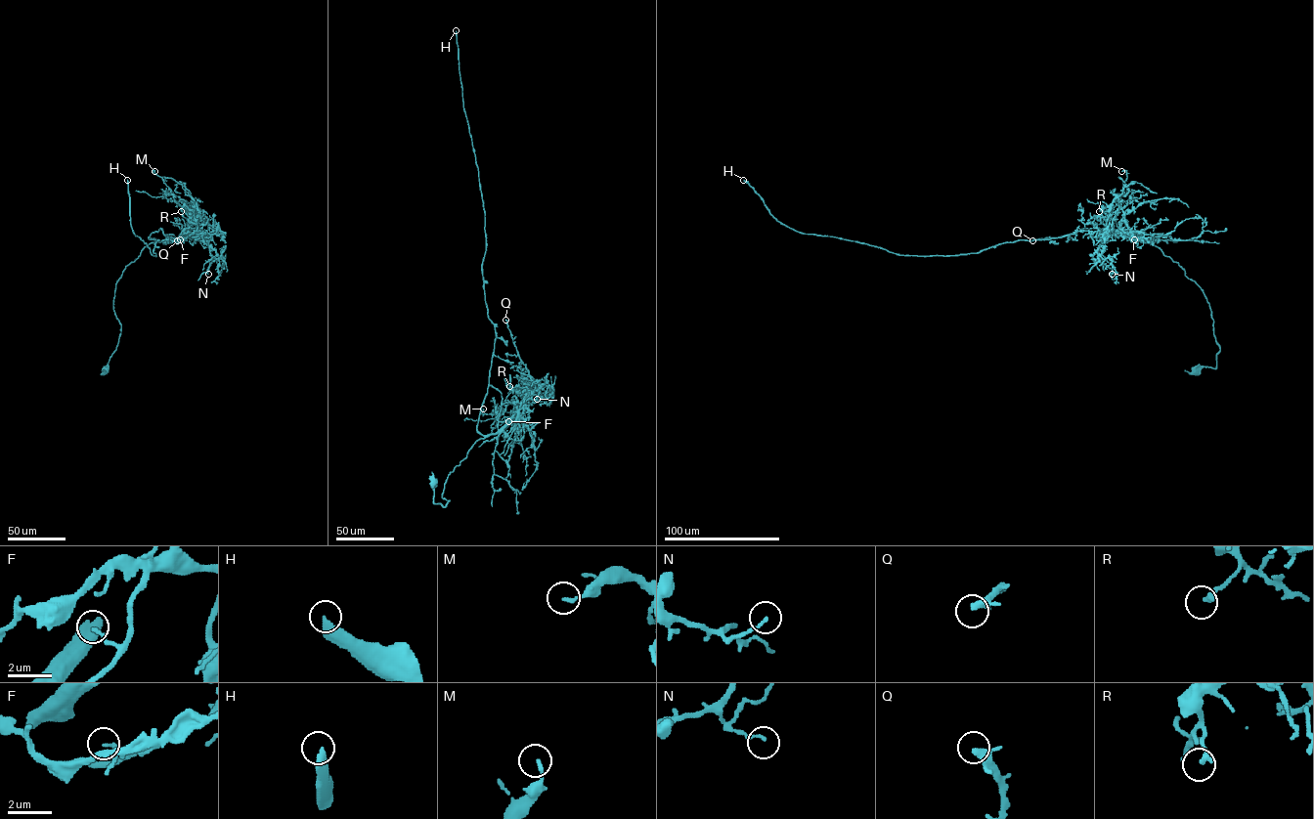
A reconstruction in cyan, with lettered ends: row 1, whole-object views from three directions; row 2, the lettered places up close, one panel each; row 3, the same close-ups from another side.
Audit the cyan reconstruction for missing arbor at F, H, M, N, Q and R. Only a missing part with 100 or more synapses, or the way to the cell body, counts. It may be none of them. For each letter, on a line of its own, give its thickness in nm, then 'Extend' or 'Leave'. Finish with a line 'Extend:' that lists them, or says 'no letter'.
F: Thickness 160 nm. Leave
H: Thickness 360 nm. Extend
M: Thickness 140 nm. Leave
N: Thickness 130 nm. Leave
Q: Thickness 260 nm. Leave
R: Thickness 240 nm. Leave
Extend: H

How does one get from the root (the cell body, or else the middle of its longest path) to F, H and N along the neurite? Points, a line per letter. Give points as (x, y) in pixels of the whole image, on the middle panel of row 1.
F: (434, 484), (434, 502), (445, 507), (449, 473), (477, 440), (495, 434), (508, 421)
H: (434, 484), (434, 502), (445, 507), (448, 475), (487, 436), (477, 427), (496, 337), (456, 30)
N: (434, 484), (434, 502), (445, 507), (444, 484), (473, 445), (495, 434), (541, 385), (537, 399)

